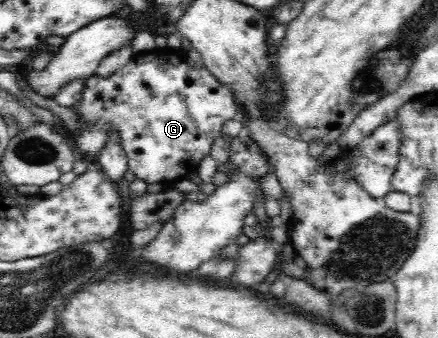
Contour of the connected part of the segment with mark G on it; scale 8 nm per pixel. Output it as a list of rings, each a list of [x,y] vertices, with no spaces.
[[[165,46],[149,52],[134,53],[122,68],[116,69],[110,76],[89,76],[84,80],[82,98],[70,109],[78,115],[79,122],[84,126],[77,133],[70,133],[70,144],[78,159],[88,166],[94,166],[108,140],[118,136],[130,172],[146,185],[160,184],[165,190],[167,186],[176,186],[190,179],[201,160],[211,156],[216,138],[223,134],[224,123],[236,119],[238,106],[232,90],[213,78],[205,65],[191,65],[182,49]]]

